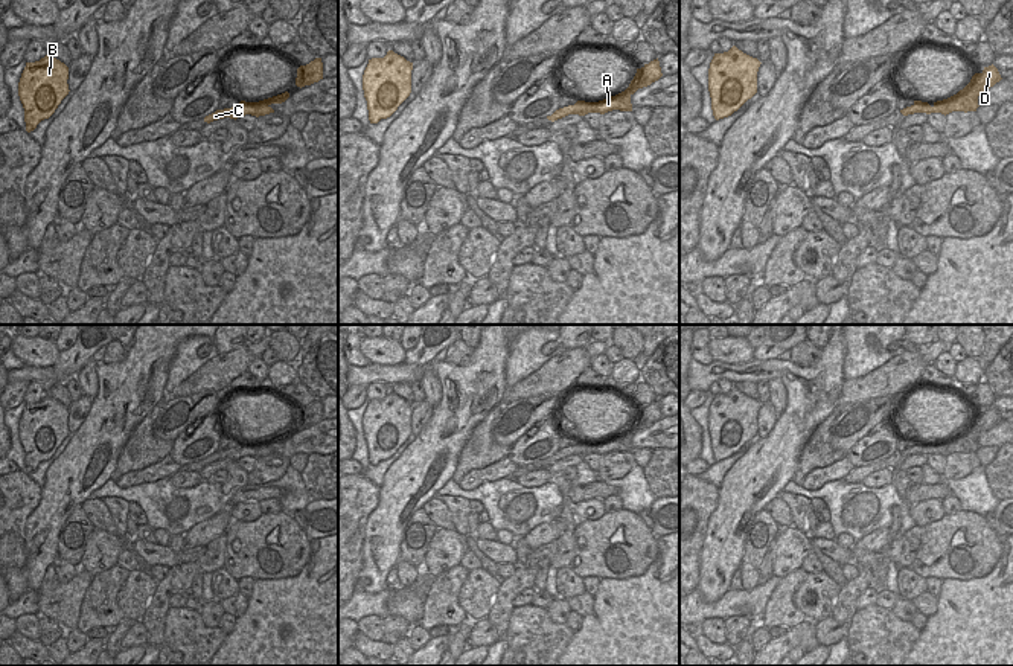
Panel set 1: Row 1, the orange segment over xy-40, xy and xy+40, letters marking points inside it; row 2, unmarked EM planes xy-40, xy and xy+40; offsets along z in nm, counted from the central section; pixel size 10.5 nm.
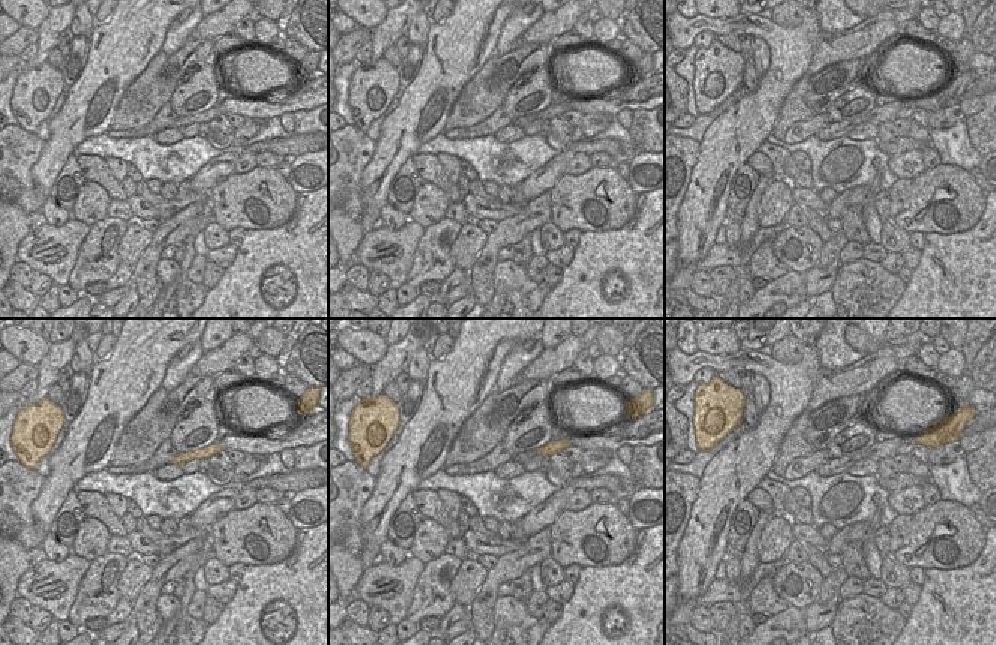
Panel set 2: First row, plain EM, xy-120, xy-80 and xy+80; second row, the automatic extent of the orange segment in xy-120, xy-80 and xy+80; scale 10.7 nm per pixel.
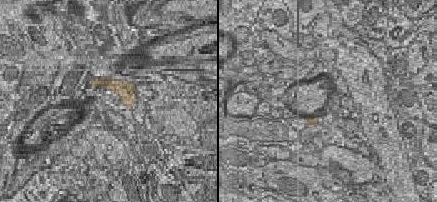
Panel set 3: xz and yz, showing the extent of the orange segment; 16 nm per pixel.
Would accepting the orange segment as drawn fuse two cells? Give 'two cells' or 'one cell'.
two cells

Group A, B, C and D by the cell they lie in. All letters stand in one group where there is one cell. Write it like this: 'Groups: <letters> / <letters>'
Groups: A D / B C

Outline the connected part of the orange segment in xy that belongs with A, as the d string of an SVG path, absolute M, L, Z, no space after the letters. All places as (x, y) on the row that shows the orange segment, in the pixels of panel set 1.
M658 58L637 69L634 79L629 87L608 99L597 102L597 113L605 114L612 110L632 111L631 96L643 87L650 85L663 76Z

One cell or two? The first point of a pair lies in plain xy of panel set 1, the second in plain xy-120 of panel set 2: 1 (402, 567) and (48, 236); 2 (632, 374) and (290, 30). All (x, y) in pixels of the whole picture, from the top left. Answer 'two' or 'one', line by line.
1: two
2: two

